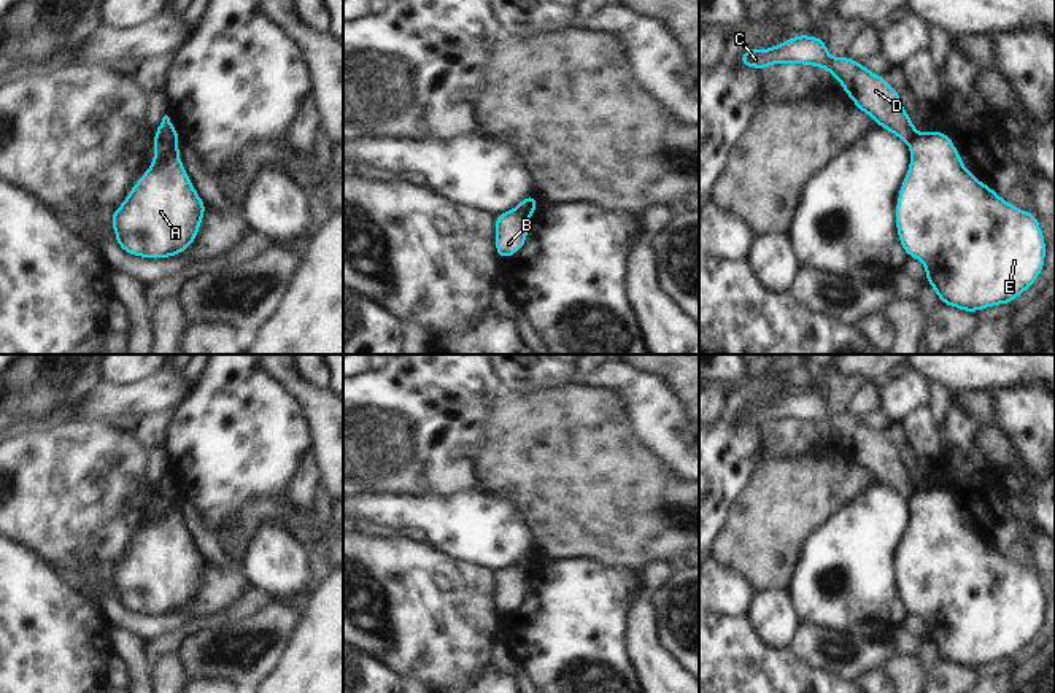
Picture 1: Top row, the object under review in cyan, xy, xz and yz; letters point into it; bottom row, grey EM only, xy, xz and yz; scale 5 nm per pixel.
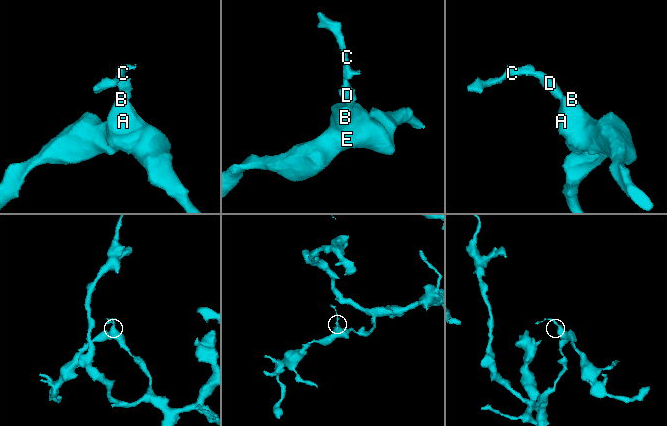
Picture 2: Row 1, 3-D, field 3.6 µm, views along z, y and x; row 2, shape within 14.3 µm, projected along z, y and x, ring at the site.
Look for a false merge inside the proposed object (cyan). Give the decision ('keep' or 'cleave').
cleave

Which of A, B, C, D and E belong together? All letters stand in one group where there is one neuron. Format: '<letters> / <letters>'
A B E / C D

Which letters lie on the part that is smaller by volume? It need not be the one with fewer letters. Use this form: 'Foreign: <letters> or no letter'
Foreign: C, D

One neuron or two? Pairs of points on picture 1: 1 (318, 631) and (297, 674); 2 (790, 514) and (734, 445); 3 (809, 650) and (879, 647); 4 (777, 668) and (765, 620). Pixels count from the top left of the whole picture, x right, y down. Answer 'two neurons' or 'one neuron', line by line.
1: one neuron
2: two neurons
3: one neuron
4: two neurons

